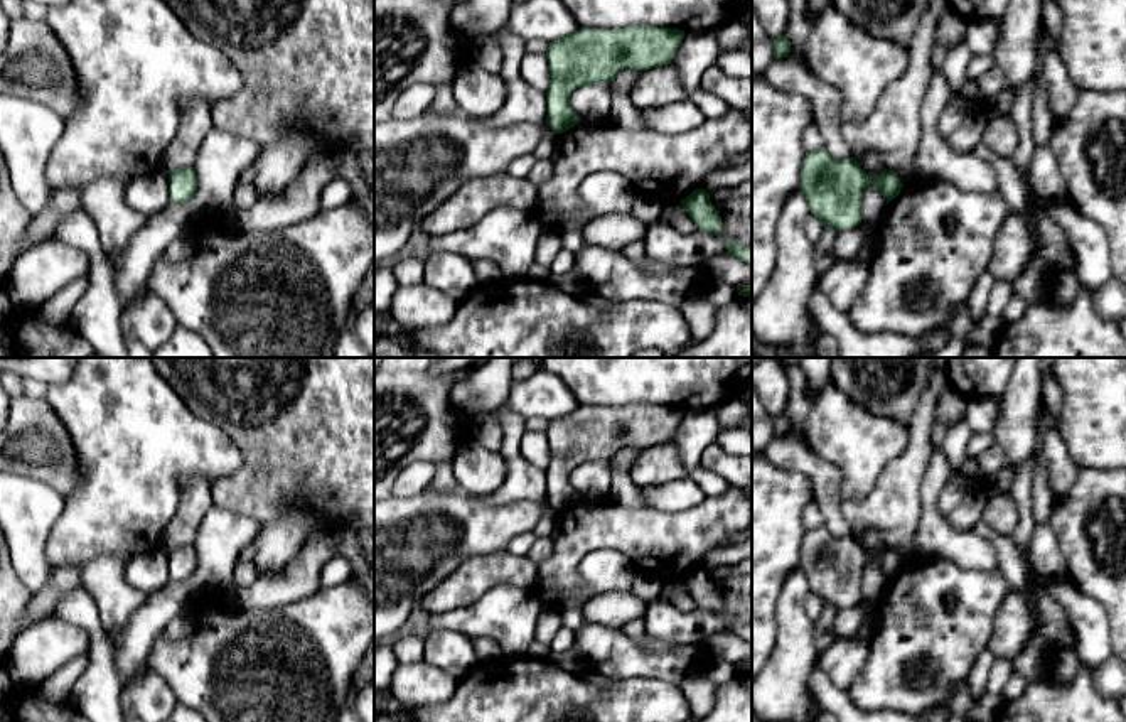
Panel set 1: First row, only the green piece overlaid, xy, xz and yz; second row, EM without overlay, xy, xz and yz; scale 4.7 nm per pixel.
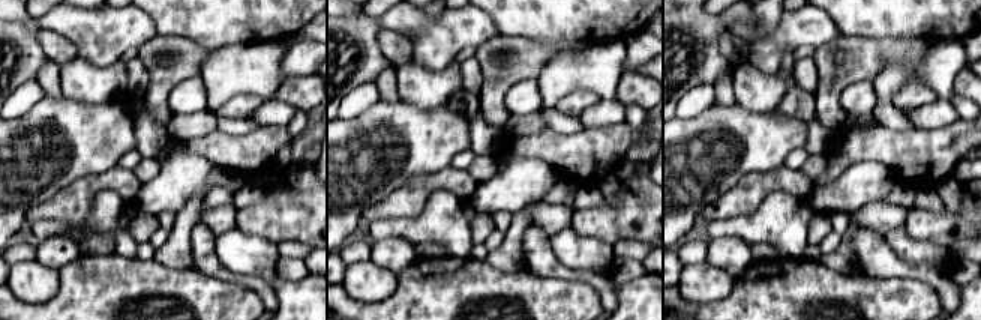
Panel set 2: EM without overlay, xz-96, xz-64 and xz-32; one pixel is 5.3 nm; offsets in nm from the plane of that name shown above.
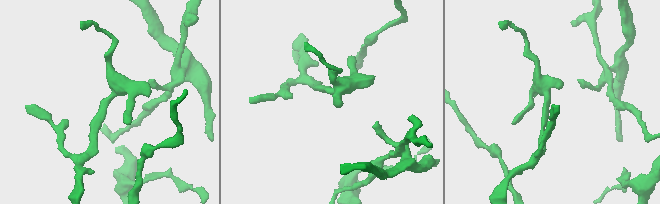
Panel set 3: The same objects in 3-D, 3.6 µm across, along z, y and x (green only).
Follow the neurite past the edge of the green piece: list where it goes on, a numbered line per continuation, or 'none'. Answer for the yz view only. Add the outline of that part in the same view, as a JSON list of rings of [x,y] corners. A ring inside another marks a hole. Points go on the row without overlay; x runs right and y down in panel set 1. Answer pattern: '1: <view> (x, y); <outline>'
none

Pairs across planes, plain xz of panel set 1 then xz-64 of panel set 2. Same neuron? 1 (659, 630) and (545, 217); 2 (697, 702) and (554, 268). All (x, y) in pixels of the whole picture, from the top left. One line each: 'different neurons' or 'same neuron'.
1: different neurons
2: same neuron

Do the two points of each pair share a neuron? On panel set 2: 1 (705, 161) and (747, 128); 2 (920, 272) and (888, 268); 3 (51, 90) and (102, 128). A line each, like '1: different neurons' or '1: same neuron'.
1: same neuron
2: same neuron
3: different neurons

